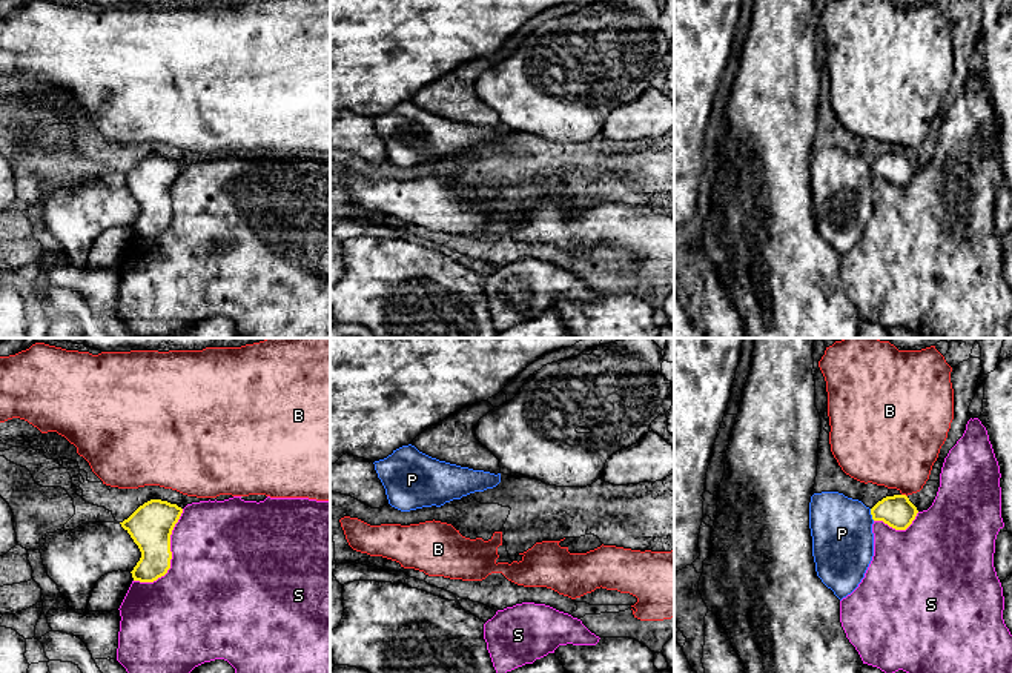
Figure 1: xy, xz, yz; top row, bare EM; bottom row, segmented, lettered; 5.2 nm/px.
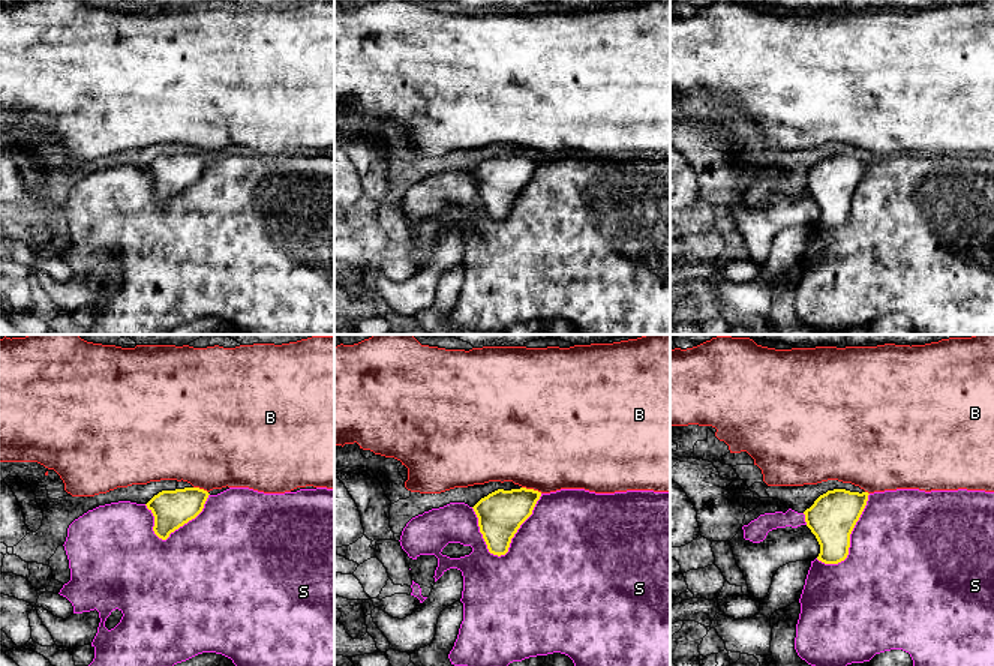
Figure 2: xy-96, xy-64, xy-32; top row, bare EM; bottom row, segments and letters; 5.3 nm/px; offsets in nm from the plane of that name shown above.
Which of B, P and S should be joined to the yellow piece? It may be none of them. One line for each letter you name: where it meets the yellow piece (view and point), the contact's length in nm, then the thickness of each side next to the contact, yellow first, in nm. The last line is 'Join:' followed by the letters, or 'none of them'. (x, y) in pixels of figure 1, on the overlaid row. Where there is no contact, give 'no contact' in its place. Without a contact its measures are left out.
Join: none of them

